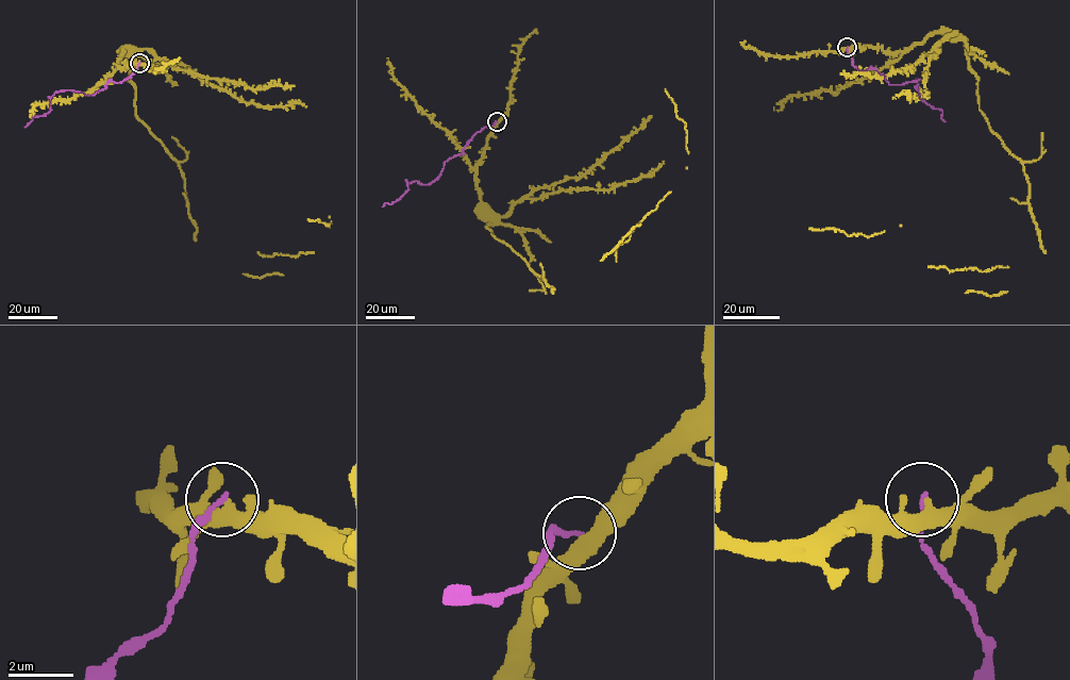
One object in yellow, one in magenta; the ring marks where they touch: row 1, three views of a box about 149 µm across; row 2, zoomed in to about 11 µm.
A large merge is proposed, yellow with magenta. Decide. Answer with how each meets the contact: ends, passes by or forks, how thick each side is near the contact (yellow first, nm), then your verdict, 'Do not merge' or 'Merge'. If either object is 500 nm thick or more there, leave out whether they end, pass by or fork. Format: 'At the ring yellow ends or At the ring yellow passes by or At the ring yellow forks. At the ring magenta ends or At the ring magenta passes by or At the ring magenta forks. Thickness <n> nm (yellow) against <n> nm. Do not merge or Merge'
At the ring yellow passes by. At the ring magenta ends. Thickness 360 nm (yellow) against 150 nm. Do not merge

